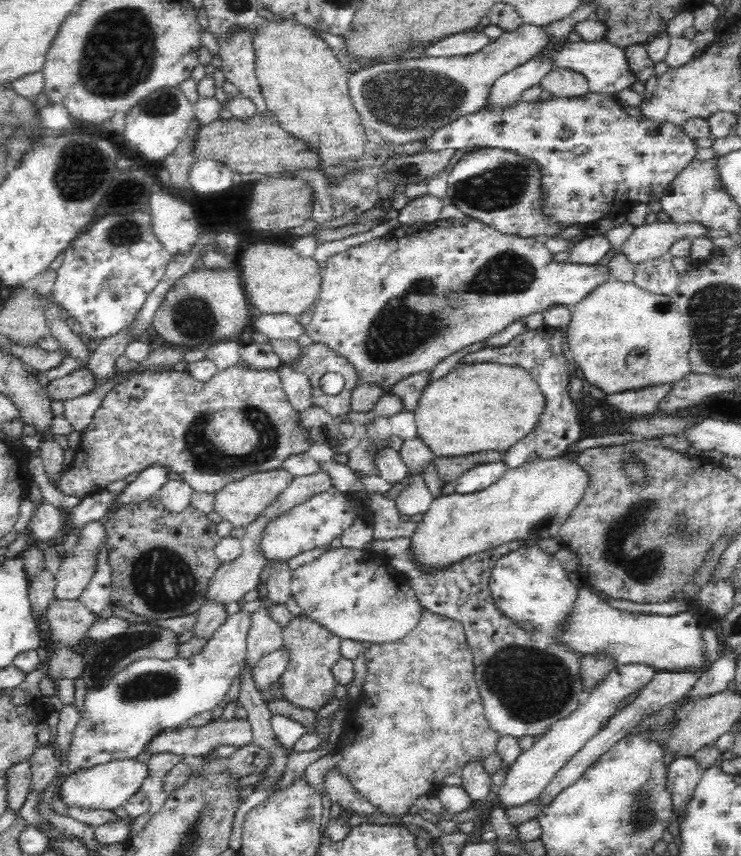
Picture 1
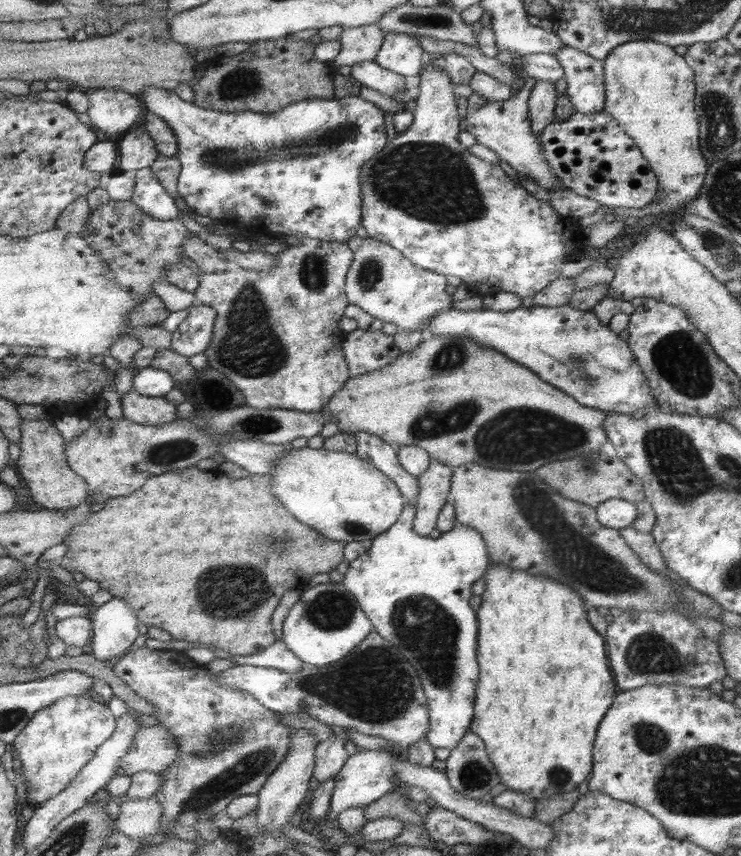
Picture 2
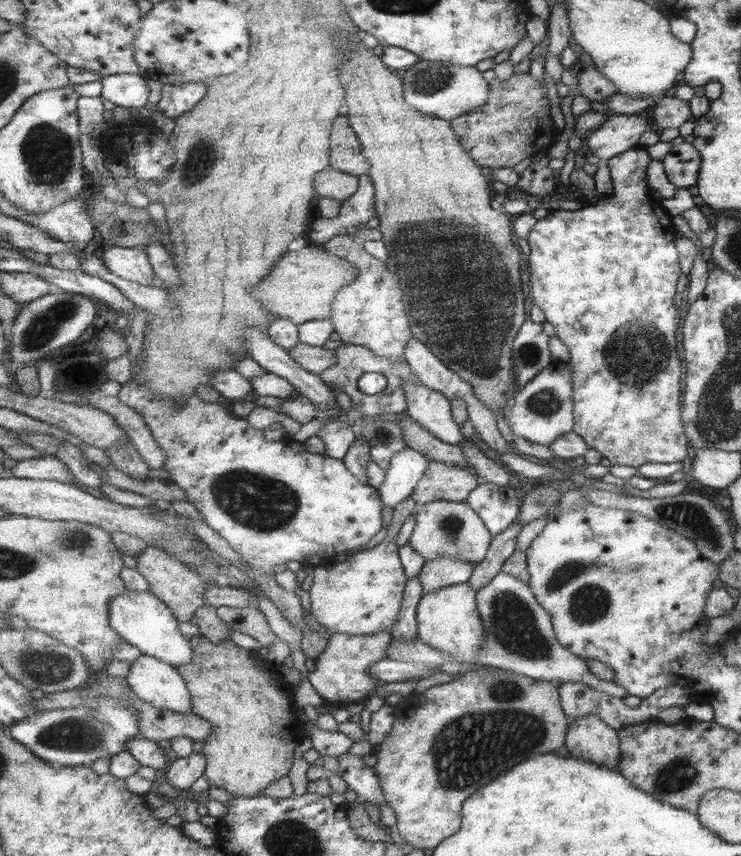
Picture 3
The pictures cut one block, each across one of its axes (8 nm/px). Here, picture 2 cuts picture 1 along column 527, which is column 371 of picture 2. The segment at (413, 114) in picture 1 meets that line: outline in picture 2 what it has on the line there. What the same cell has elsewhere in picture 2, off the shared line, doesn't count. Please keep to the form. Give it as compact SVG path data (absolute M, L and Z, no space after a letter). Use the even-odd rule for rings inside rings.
M379 24L343 30L341 54L329 66L353 68L363 62L375 62L377 56L381 54L381 48L385 46L385 40L387 40L387 34L385 34L385 30L381 30Z

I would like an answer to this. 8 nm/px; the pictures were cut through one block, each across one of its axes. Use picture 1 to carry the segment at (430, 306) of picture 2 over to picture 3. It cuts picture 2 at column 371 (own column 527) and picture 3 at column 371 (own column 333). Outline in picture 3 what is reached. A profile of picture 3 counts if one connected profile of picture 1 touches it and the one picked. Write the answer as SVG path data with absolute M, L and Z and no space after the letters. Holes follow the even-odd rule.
M337 234L329 244L325 244L329 252L347 258L359 268L357 282L349 284L337 298L333 306L333 324L337 326L337 334L341 340L349 342L349 346L369 346L379 356L385 358L405 358L405 350L409 342L415 338L415 328L411 326L411 312L407 310L405 292L401 290L399 272L391 274L379 258L375 258L355 236Z

